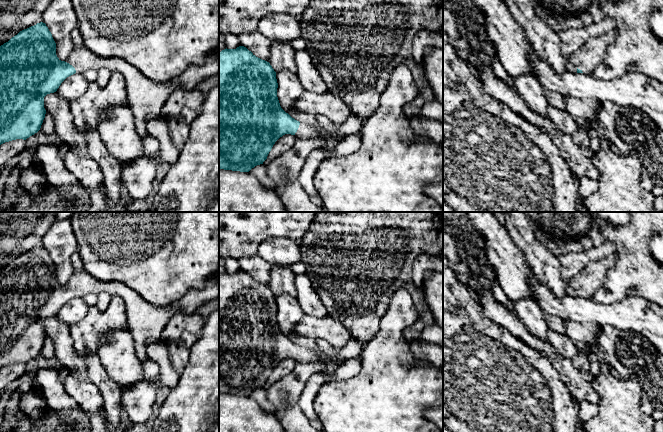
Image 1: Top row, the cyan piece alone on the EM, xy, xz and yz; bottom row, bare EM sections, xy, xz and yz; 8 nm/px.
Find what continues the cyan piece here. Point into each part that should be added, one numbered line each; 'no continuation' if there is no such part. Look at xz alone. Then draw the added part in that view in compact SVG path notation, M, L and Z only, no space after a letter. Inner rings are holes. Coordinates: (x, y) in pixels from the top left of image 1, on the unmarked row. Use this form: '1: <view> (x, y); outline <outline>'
1: xz (305, 355); outline M318 346L315 349L300 347L297 356L297 363L318 363L321 366L320 374L327 375L334 371L337 367L335 361L330 358L328 353Z

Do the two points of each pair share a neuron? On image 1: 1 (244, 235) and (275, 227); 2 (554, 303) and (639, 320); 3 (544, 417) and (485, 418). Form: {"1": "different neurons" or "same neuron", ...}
{"1": "same neuron", "2": "same neuron", "3": "same neuron"}

